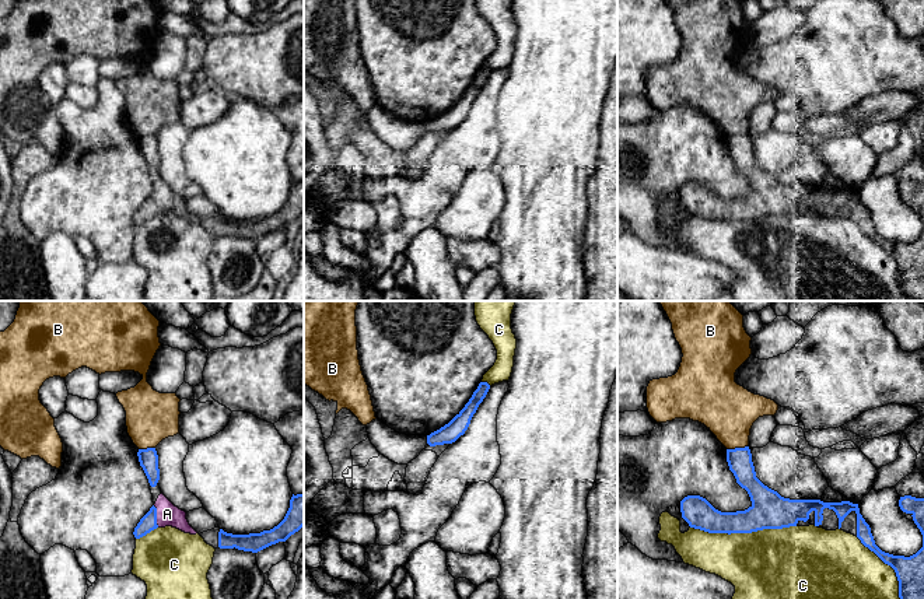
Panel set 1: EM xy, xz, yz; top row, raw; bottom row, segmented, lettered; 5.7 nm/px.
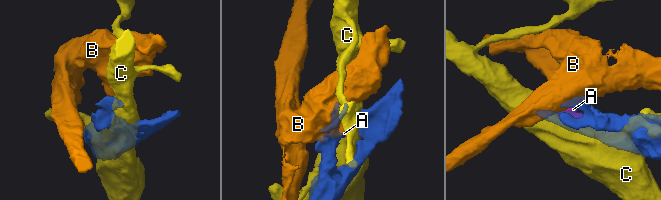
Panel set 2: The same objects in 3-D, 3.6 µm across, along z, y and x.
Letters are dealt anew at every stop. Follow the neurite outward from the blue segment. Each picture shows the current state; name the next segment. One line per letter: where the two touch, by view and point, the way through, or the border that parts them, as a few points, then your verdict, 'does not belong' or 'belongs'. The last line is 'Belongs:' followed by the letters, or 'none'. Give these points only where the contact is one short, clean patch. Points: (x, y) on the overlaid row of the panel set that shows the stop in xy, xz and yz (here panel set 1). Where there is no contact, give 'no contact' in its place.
A: meets blue in xy at (156, 517); belongs
B: meets blue in yz at (737, 448); border along yz (746, 445), (727, 449); does not belong
C: meets blue in yz at (742, 532); does not belong
Belongs: A

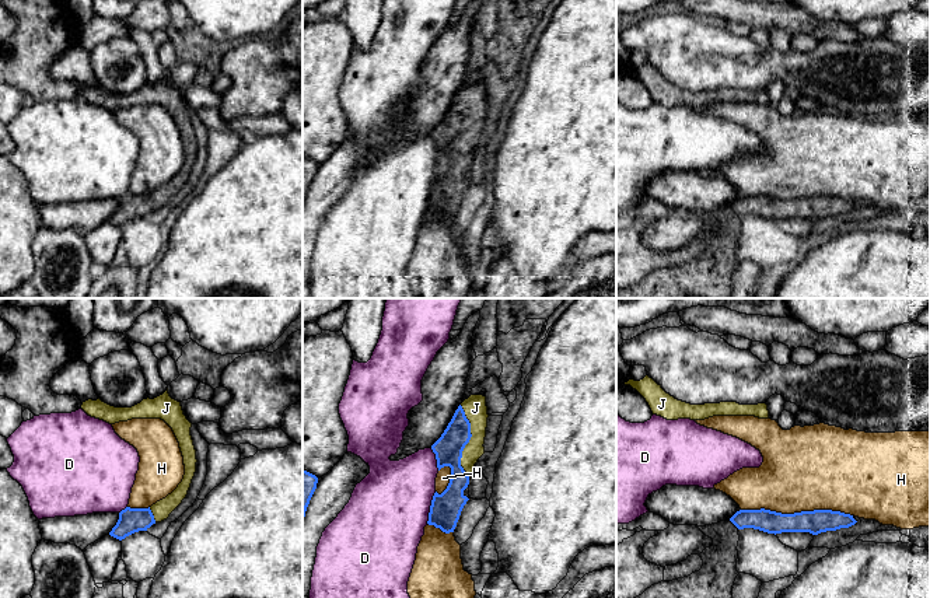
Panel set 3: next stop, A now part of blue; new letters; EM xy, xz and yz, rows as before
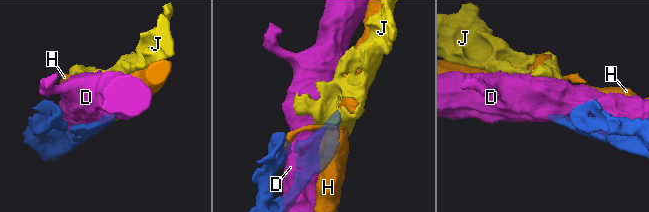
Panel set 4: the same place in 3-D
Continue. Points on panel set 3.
D: meets blue in xz at (430, 507); does not belong
H: meets blue in yz at (797, 513); does not belong
J: meets blue in xz at (468, 441); belongs
Belongs: J

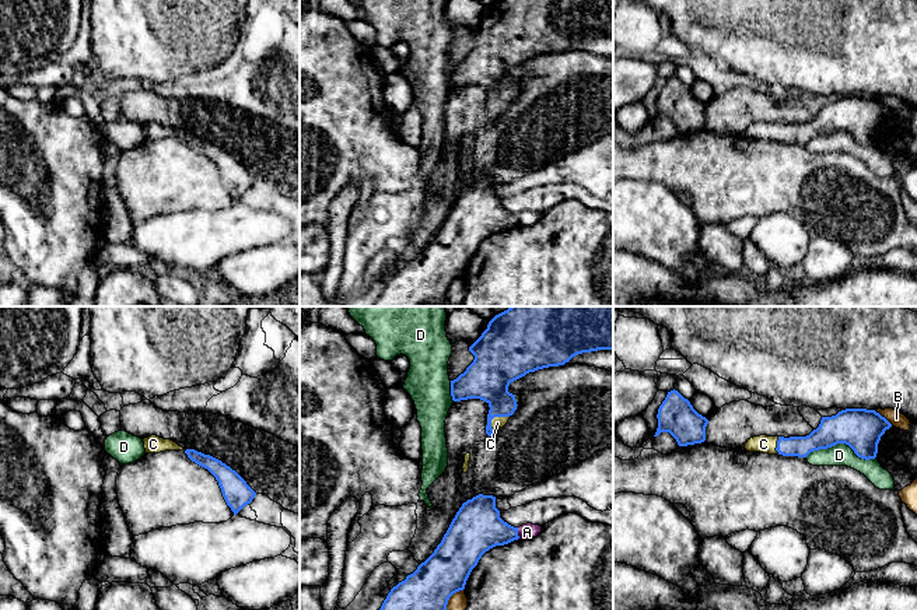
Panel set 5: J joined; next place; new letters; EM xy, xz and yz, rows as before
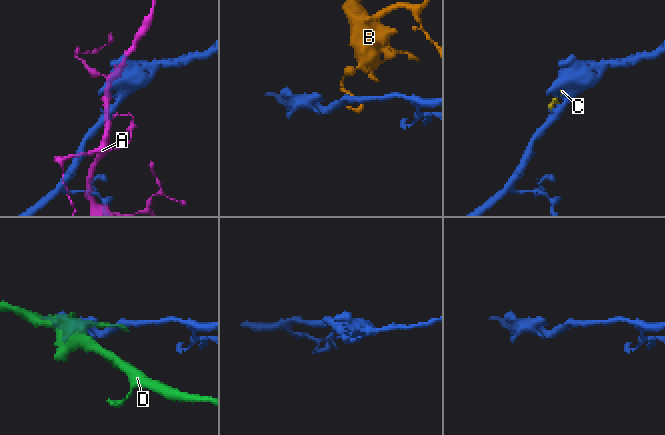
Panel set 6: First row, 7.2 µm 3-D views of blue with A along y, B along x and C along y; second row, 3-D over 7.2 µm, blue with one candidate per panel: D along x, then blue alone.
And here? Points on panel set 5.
A: meets blue in xz at (517, 533); border along xz (517, 528), (520, 537); does not belong
B: meets blue in xz at (450, 596); does not belong
C: meets blue in xz at (493, 417); belongs
D: meets blue in yz at (840, 442); does not belong
Belongs: C

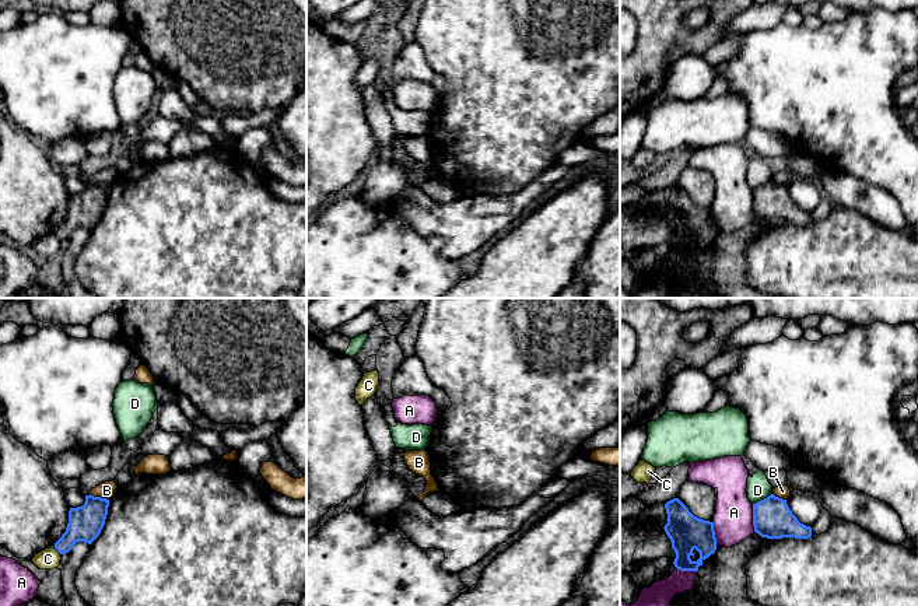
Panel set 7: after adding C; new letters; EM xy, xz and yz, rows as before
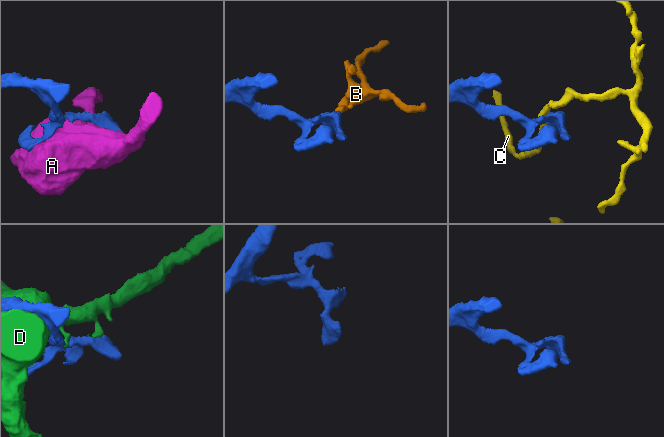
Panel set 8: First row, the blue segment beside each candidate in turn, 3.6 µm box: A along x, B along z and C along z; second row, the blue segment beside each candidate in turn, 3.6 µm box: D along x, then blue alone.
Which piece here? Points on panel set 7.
A: meets blue in yz at (753, 518); does not belong
B: meets blue in xy at (100, 497); border along xy (90, 494), (108, 500); does not belong
C: meets blue in xy at (56, 549); does not belong
D: meets blue in yz at (761, 500); does not belong
Belongs: none

